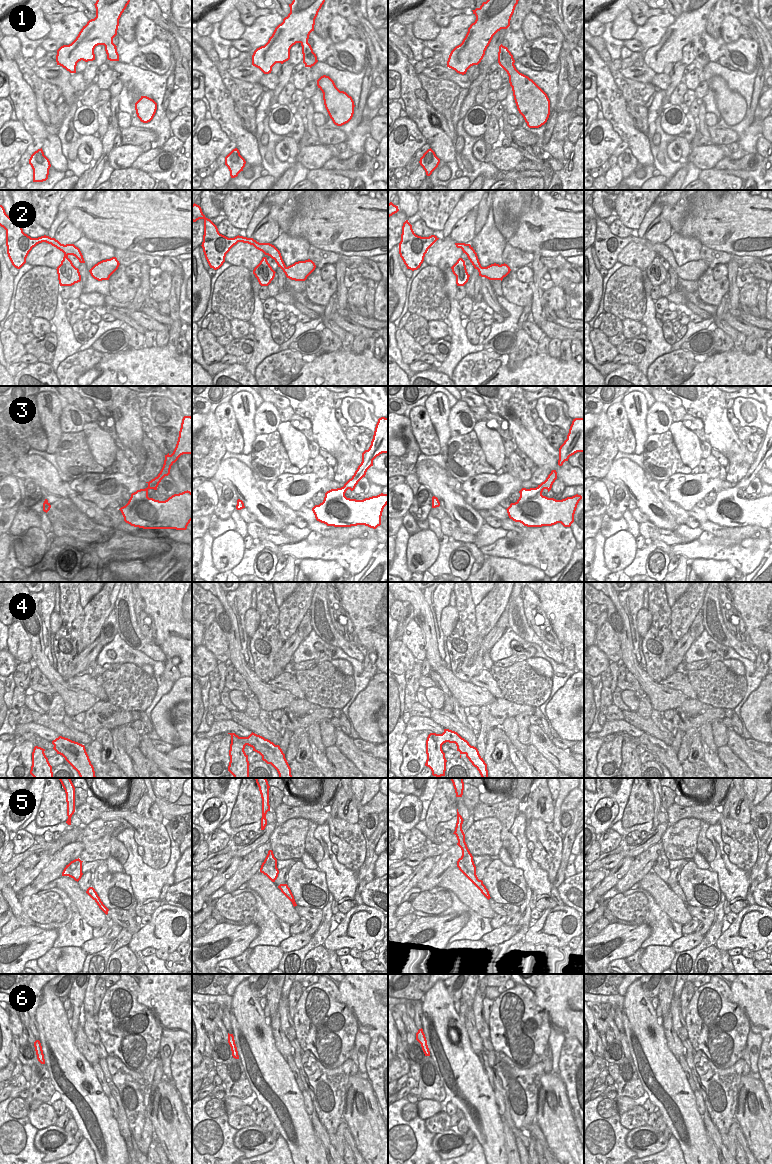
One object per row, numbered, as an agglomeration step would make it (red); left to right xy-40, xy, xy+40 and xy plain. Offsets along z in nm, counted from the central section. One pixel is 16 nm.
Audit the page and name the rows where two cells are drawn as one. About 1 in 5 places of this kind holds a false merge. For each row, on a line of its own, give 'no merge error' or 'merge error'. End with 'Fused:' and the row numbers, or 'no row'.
1: no merge error
2: no merge error
3: no merge error
4: no merge error
5: no merge error
6: no merge error
Fused: no row

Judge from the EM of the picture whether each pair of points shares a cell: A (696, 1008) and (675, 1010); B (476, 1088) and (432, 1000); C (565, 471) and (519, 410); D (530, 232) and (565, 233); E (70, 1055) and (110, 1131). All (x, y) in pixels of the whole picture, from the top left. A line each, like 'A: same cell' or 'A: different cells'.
A: different cells
B: same cell
C: same cell
D: same cell
E: same cell

